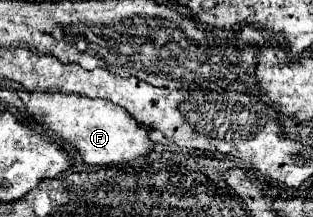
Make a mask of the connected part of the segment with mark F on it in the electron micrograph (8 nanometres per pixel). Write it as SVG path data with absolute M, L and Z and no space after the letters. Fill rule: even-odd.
M18 91L22 97L28 115L36 117L36 125L44 129L44 135L60 137L72 143L88 165L110 165L136 159L146 155L152 149L152 141L148 137L150 127L138 123L128 111L120 105L114 105L106 99L90 99L68 93L30 93Z

